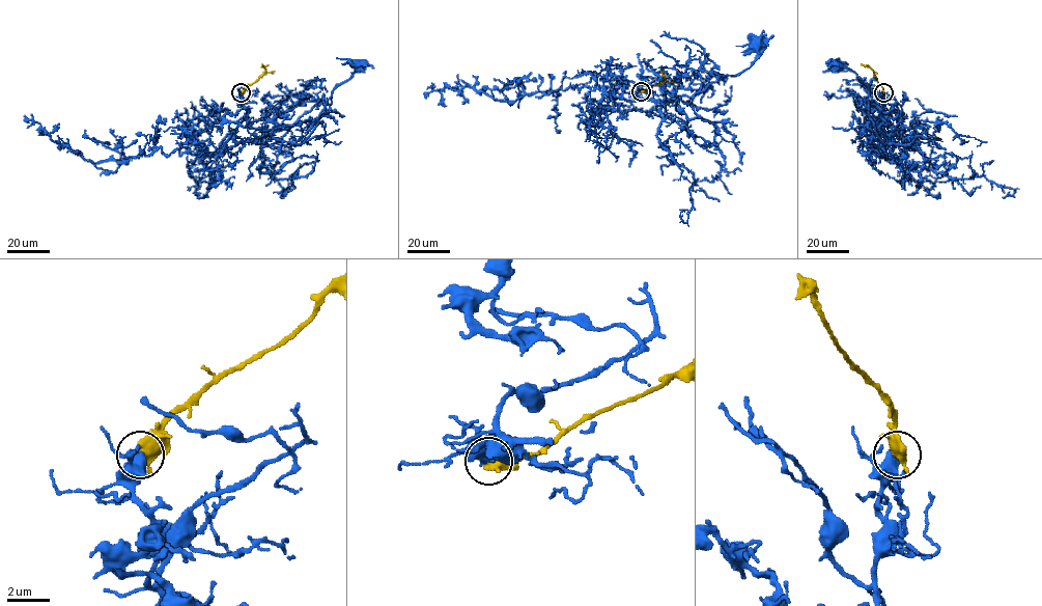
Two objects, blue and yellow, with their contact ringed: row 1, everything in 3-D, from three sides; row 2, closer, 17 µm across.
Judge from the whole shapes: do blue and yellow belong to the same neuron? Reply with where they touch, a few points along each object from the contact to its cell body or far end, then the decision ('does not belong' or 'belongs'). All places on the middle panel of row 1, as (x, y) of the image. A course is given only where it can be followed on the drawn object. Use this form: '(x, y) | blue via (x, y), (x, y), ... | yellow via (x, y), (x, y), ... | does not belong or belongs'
(641, 91) | blue via (641, 90), (671, 93), (674, 99), (692, 95), (719, 76), (737, 76), (747, 70), (755, 60), (756, 46) | yellow via (641, 91), (665, 80), (662, 69) | does not belong

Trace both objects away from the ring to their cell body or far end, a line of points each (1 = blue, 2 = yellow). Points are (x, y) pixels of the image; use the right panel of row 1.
1: (883, 92), (882, 118), (888, 120), (892, 133), (884, 143), (869, 115), (868, 86), (852, 71), (839, 69)
2: (883, 92), (872, 70), (861, 64)

